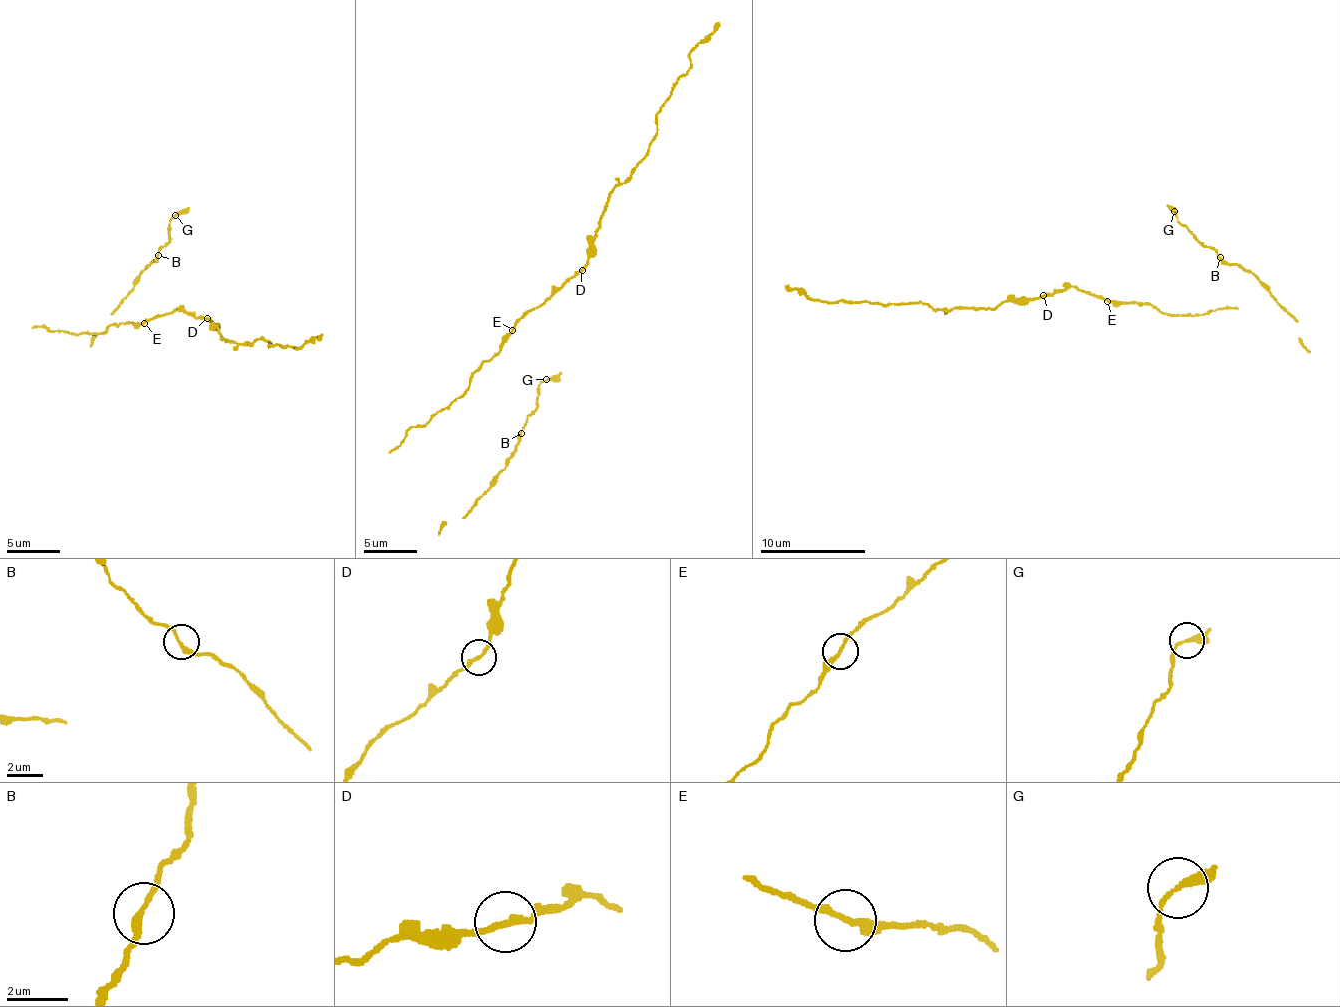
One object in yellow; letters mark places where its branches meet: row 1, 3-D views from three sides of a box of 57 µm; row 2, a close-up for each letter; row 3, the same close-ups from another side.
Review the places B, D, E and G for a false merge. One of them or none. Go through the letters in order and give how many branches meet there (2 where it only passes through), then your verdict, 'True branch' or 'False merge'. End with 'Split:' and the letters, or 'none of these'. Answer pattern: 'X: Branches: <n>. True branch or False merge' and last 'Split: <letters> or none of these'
B: Branches: 2. True branch
D: Branches: 2. False merge
E: Branches: 2. True branch
G: Branches: 2. True branch
Split: D

